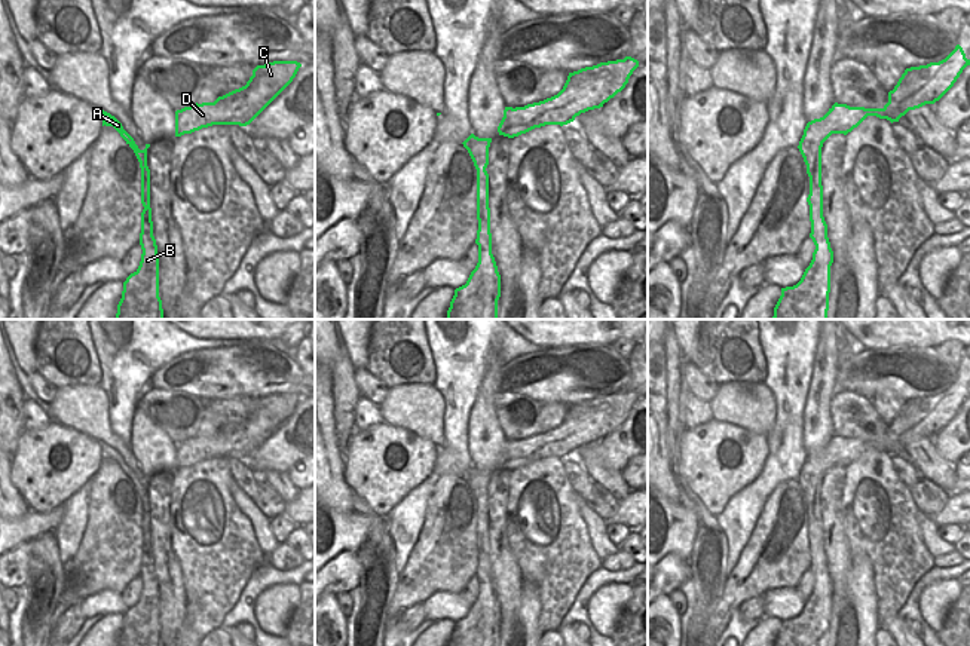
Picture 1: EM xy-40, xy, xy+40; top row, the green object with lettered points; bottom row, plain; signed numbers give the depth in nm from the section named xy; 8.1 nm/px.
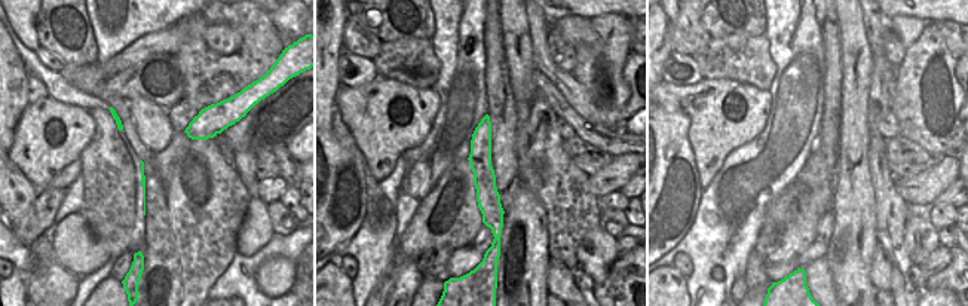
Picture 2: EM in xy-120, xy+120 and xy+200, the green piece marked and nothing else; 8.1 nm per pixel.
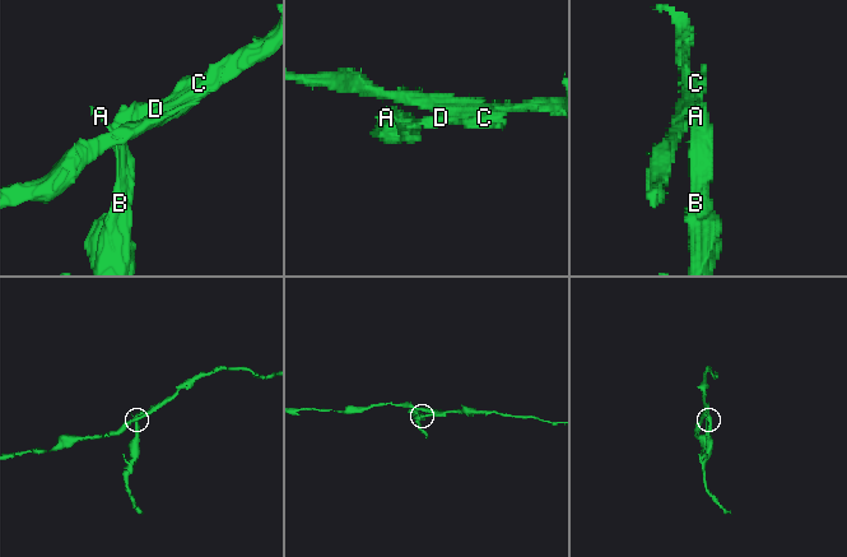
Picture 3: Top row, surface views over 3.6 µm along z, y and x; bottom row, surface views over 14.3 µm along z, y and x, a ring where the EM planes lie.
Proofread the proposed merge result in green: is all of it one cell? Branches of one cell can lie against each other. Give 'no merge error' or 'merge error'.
merge error

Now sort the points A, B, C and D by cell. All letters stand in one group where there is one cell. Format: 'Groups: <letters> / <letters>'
Groups: A B / C D.

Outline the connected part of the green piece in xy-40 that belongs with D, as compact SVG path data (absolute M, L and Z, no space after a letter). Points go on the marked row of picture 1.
M297 61L257 65L245 86L214 102L193 104L175 111L175 137L212 125L250 125L296 77Z

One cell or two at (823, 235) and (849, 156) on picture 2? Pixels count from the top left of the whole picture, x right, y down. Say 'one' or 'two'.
two

